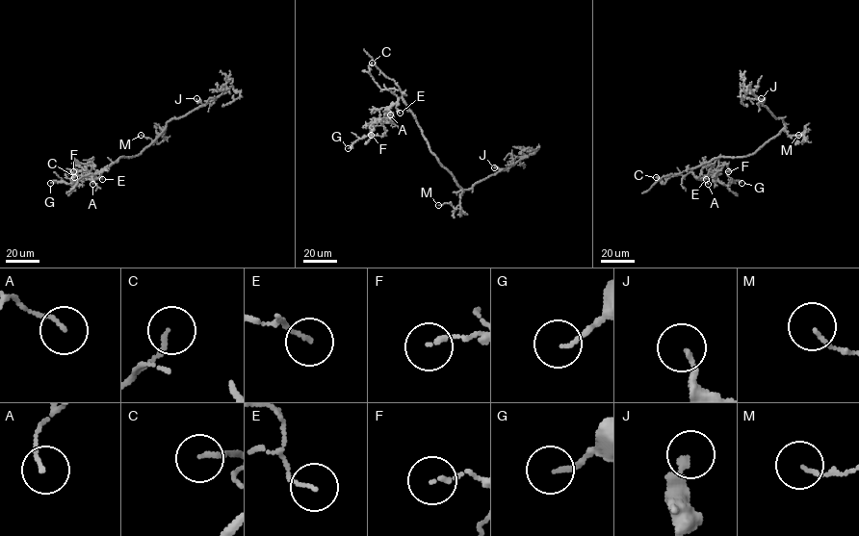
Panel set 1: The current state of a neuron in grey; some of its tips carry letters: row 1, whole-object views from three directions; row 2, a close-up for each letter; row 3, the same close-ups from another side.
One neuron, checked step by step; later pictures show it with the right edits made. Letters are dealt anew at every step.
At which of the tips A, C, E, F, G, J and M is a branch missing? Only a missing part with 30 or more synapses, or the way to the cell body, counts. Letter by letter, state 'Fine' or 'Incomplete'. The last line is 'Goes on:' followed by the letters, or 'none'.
A: Fine
C: Fine
E: Fine
F: Fine
G: Fine
J: Fine
M: Fine
Goes on: none

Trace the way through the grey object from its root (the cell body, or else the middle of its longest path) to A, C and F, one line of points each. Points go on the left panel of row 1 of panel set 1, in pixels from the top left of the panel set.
A: (143, 150), (131, 157), (120, 158), (103, 169), (98, 178), (91, 179), (92, 184)
C: (143, 150), (131, 157), (121, 157), (92, 176), (77, 175), (72, 183), (70, 178), (74, 177)
F: (143, 150), (131, 157), (121, 157), (97, 178), (91, 179), (81, 170), (88, 164), (85, 171), (73, 171)

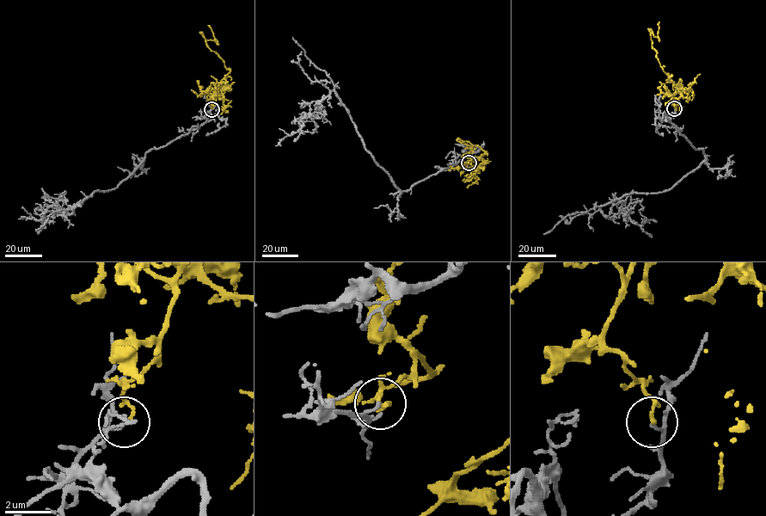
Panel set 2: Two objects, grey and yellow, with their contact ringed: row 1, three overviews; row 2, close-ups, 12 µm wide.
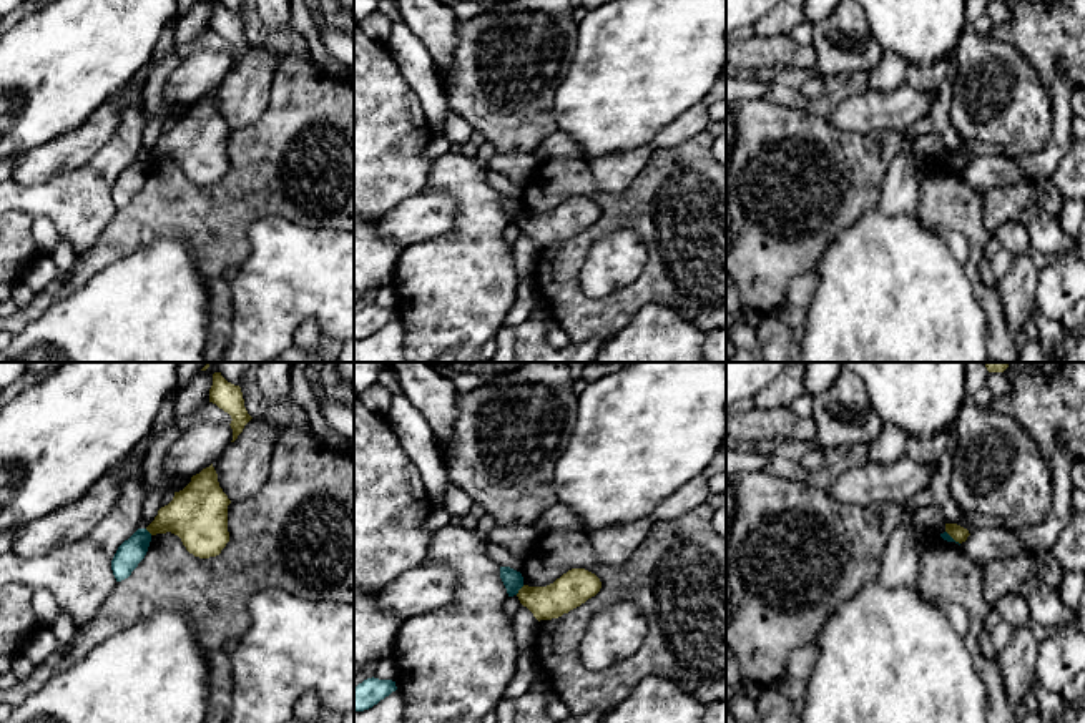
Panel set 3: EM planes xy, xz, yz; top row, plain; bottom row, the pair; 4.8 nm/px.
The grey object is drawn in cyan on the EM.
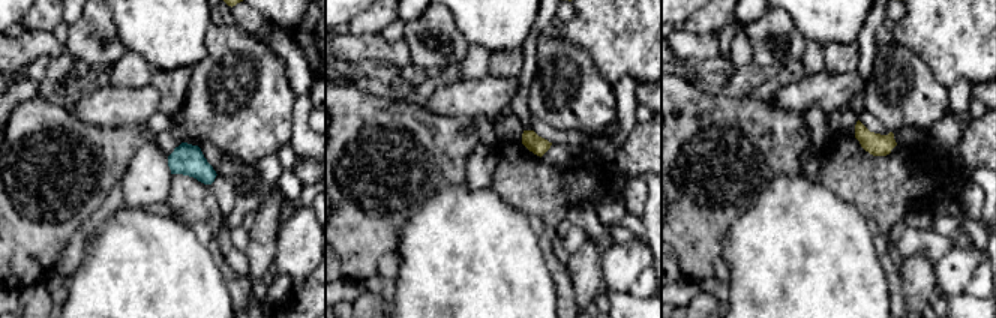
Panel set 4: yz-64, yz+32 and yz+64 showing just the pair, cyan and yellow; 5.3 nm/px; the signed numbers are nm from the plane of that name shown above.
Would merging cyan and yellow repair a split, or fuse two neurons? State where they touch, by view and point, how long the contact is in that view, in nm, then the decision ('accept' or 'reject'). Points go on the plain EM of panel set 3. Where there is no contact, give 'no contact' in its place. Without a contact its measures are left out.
xz (519, 216) | 60 nm | reject

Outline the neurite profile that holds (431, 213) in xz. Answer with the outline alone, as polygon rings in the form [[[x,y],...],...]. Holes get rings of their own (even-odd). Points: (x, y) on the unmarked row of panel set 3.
[[[422,191],[382,214],[379,229],[407,248],[445,234],[455,216],[457,204],[449,191]]]

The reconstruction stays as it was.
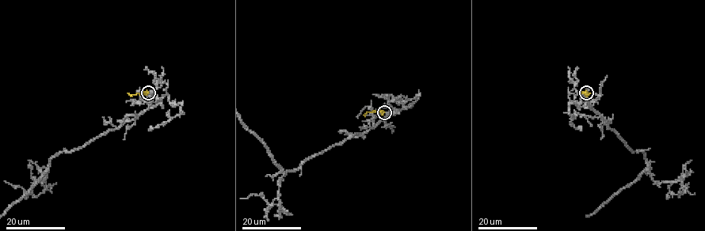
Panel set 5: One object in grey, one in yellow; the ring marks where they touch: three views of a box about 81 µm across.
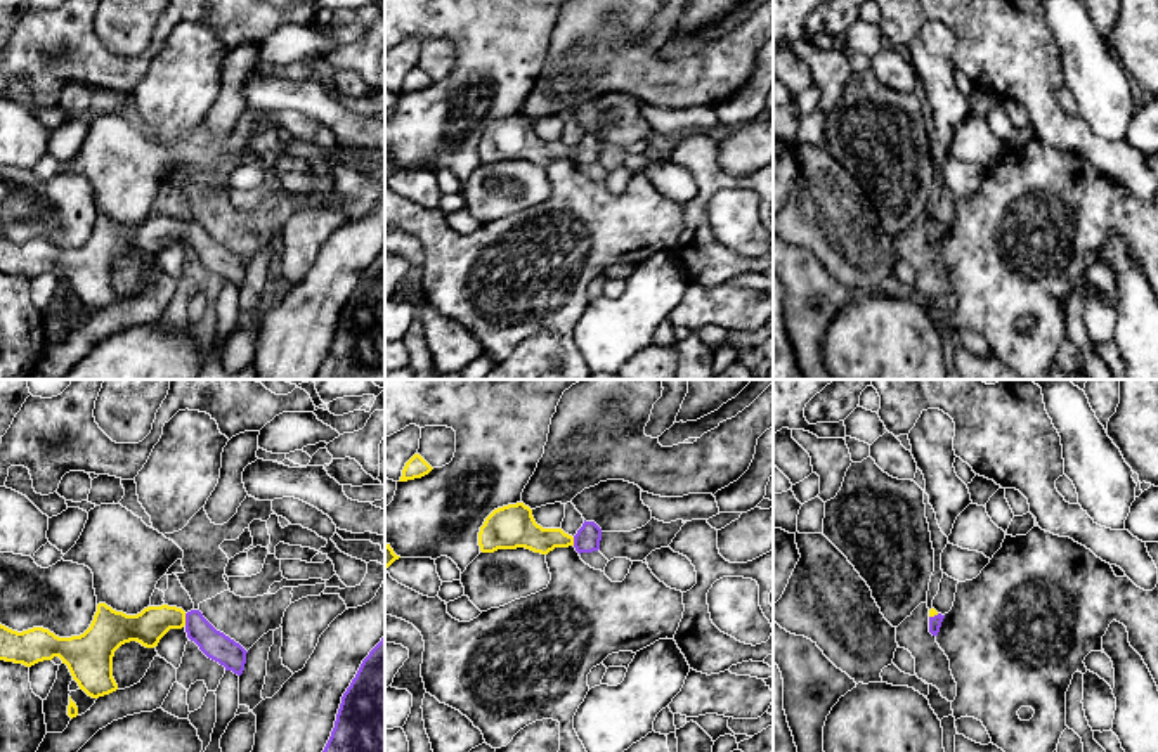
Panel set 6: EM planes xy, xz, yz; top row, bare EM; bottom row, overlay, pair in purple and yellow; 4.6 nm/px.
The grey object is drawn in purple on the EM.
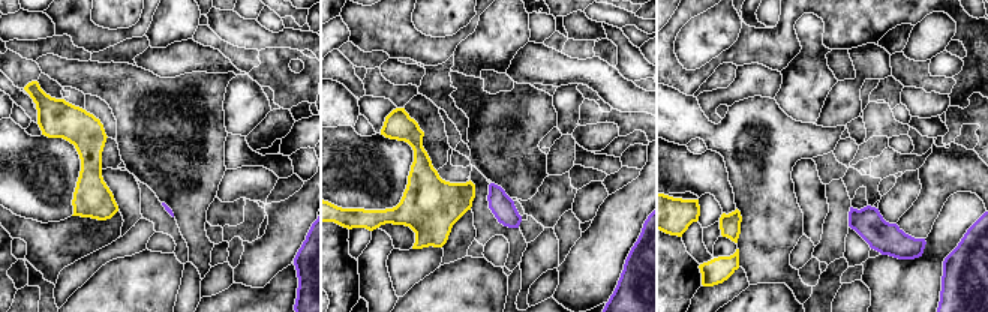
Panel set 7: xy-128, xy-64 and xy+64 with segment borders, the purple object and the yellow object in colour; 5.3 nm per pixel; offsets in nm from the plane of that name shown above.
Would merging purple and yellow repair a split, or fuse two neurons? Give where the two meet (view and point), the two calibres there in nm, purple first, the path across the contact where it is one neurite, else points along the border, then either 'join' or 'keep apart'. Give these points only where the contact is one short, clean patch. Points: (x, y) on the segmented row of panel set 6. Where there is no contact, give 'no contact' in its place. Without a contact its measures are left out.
meets purple in xy at (186, 619); 140 nm thick on the purple side, 160 nm on the other; runs through xy (215, 645), (186, 619), (160, 619), (151, 624); join

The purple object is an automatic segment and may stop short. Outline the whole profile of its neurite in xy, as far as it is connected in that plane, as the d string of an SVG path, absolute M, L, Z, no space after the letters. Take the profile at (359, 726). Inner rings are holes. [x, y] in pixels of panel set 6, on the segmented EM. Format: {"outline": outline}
{"outline": "M385 636L343 693L322 752L385 752Z"}

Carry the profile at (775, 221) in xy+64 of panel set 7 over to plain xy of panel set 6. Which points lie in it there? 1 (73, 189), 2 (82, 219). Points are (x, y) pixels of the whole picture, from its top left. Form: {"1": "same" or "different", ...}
{"1": "different", "2": "different"}

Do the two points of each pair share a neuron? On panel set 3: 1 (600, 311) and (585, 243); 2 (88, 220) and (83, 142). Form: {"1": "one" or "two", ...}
{"1": "one", "2": "two"}

